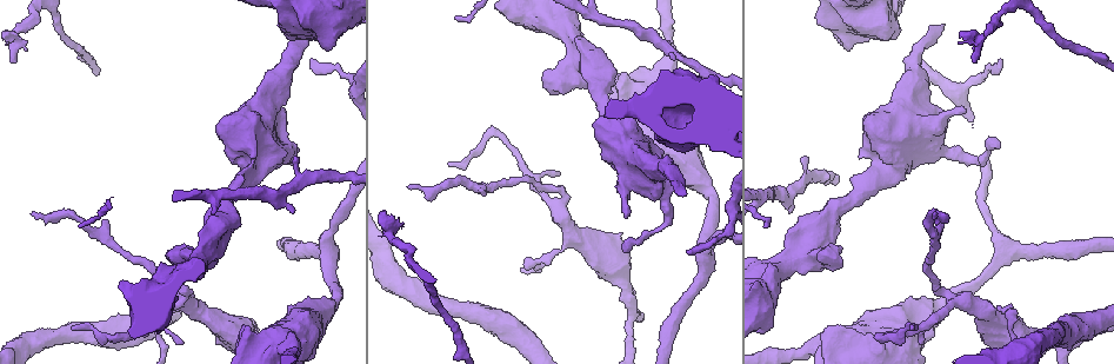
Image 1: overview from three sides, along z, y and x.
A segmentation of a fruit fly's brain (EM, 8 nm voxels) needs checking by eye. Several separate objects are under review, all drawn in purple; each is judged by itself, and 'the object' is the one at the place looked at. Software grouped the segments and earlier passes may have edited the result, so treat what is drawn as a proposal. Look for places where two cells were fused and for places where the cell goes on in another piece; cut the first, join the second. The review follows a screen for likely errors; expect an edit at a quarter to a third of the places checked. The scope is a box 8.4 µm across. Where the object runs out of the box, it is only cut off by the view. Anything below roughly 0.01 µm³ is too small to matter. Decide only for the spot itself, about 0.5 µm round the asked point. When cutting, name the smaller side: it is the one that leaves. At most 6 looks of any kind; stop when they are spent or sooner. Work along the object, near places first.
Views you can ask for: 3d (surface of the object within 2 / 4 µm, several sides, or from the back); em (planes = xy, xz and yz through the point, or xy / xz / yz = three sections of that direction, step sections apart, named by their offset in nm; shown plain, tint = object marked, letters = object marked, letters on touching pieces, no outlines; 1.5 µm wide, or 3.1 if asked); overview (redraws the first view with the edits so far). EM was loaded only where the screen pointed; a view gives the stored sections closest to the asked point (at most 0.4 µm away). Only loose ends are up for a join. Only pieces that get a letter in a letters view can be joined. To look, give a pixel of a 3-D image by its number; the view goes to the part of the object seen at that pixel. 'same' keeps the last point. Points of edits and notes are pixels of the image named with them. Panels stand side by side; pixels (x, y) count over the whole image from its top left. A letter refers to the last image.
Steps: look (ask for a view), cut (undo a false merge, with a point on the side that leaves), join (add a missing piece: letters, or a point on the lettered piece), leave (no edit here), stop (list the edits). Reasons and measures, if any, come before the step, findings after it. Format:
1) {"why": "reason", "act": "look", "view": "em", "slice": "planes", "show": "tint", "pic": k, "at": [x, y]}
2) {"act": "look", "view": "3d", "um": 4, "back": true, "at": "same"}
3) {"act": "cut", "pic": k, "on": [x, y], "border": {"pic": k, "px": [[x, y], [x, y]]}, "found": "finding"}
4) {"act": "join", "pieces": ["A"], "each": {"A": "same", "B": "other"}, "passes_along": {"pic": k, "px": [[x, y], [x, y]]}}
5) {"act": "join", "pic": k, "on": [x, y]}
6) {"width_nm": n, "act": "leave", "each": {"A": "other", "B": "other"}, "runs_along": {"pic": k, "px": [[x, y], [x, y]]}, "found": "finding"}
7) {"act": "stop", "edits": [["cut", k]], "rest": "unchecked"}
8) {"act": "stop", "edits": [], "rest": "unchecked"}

{"why": "branch stops here", "act": "look", "view": "3d", "um": 4, "pic": 1, "at": [294, 160]}

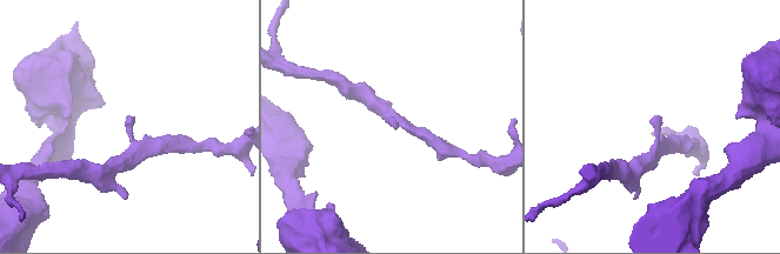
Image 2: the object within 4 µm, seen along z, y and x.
{"act": "look", "view": "em", "slice": "yz", "step": 4, "show": "tint", "pic": 2, "at": [396, 128]}

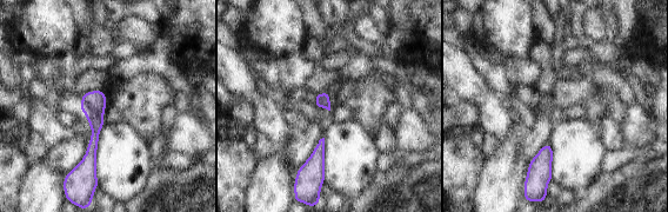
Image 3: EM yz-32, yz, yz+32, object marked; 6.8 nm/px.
{"act": "look", "view": "em", "slice": "yz", "step": 4, "show": "letters", "at": "same"}

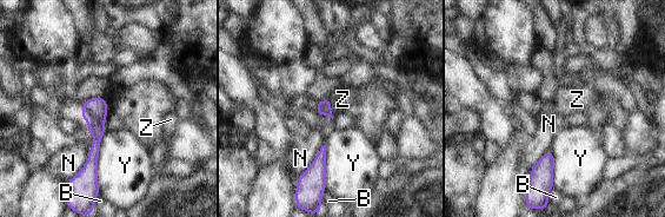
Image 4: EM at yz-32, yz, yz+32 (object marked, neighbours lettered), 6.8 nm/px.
{"act": "leave", "each": {"B": "other", "N": "other", "Y": "other", "Z": "other"}, "runs_along": {"pic": 4, "px": [[102, 100], [97, 107], [92, 182]]}, "found": "none of them fits"}

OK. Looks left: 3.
{"why": "thin end", "act": "look", "view": "3d", "um": 2, "pic": 1, "at": [623, 251]}

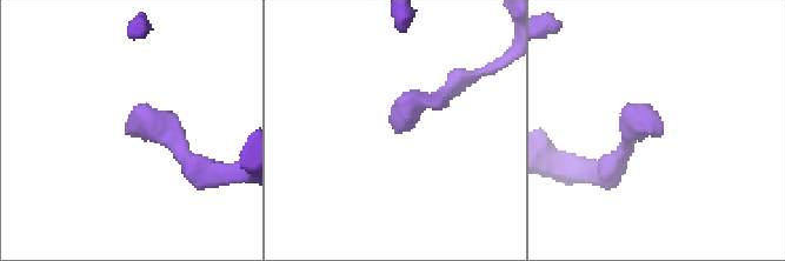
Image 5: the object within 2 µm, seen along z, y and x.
{"act": "look", "view": "em", "slice": "xy", "step": 4, "show": "tint", "pic": 5, "at": [394, 127]}

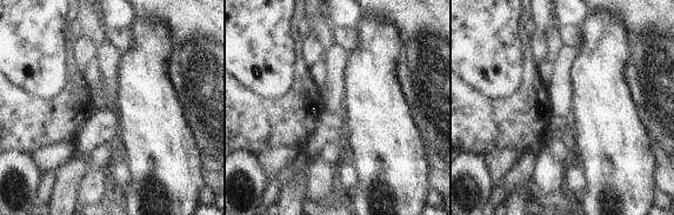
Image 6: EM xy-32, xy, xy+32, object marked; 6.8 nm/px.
{"why": "another direction", "act": "look", "view": "em", "slice": "planes", "show": "letters", "at": "same"}

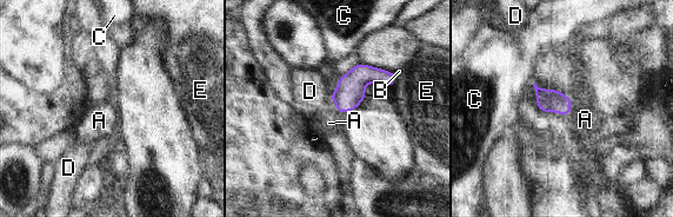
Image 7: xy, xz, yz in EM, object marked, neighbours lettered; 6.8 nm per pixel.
{"width_nm": 160, "act": "join", "pieces": ["A"], "each": {"A": "same", "B": "other", "C": "other", "D": "other", "E": "other"}, "passes_along": {"pic": 7, "px": [[548, 100], [570, 111], [585, 119]]}, "found": "it goes on there"}

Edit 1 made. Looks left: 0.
{"act": "stop", "edits": [["join", 7]], "rest": "unchecked"}

